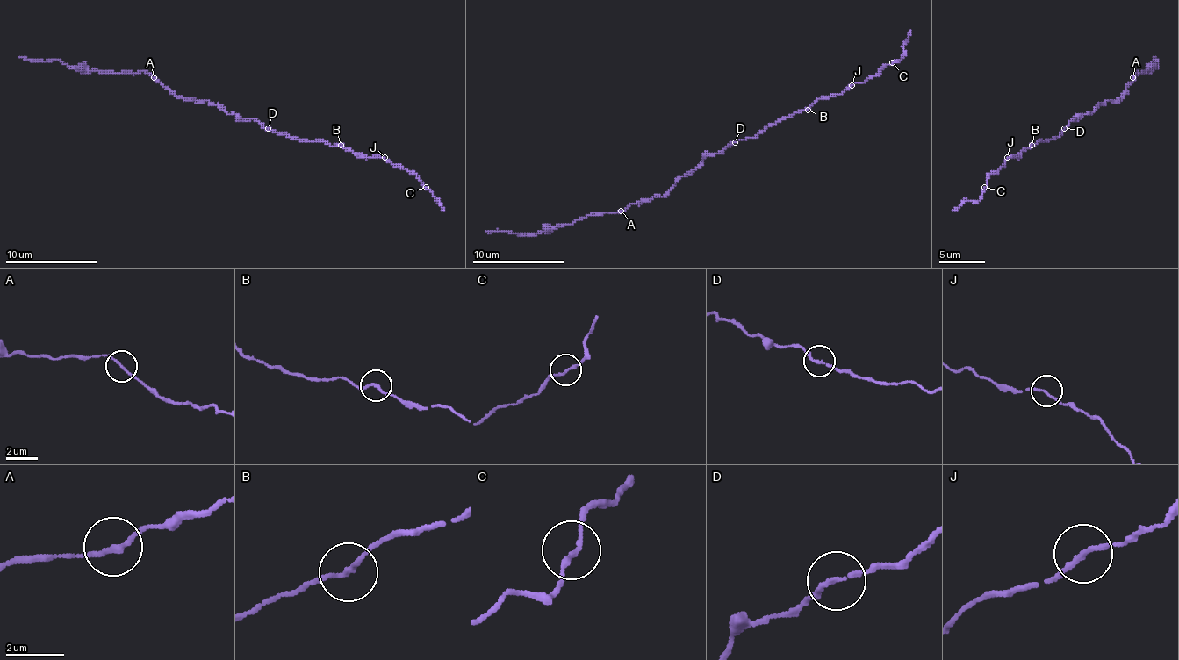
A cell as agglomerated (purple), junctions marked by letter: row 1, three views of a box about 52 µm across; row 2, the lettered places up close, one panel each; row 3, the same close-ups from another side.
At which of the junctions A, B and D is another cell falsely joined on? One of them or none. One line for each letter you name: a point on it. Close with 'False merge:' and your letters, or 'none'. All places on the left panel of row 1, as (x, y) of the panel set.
False merge: none

